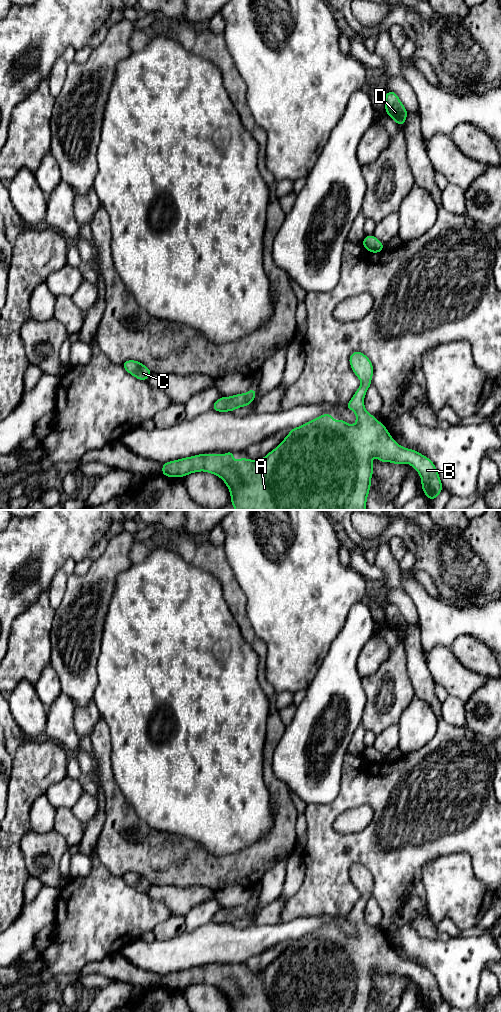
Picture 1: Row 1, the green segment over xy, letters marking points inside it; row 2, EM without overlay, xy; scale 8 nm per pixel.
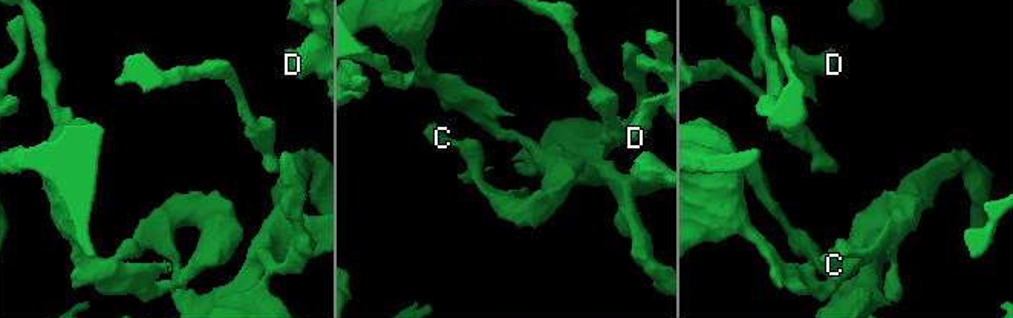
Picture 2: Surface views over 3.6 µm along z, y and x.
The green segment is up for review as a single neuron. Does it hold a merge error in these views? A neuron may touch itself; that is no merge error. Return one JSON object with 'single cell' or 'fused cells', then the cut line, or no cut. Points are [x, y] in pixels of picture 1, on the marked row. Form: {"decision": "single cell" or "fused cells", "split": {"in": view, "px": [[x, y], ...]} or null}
{"decision": "single cell", "split": null}

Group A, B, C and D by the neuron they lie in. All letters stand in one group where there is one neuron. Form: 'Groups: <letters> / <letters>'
Groups: A B C D

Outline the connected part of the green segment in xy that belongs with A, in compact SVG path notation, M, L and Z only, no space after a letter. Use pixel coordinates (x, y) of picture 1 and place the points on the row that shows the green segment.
M355 351L350 355L349 363L354 374L361 381L360 387L346 404L347 408L356 414L355 425L349 425L342 418L334 421L332 415L326 413L291 429L284 440L260 460L240 457L235 462L233 451L227 451L225 455L203 453L162 464L162 475L175 478L184 477L199 471L212 473L220 477L227 485L230 491L231 504L235 510L366 510L366 502L373 475L372 459L377 457L380 462L410 464L421 477L424 494L433 501L443 489L436 466L428 457L416 450L398 445L387 428L374 415L366 411L364 397L371 386L374 372L370 359L361 351Z

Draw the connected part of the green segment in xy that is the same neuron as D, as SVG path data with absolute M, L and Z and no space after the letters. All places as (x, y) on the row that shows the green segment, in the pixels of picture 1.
M393 91L385 94L385 111L401 127L409 114L398 95Z

